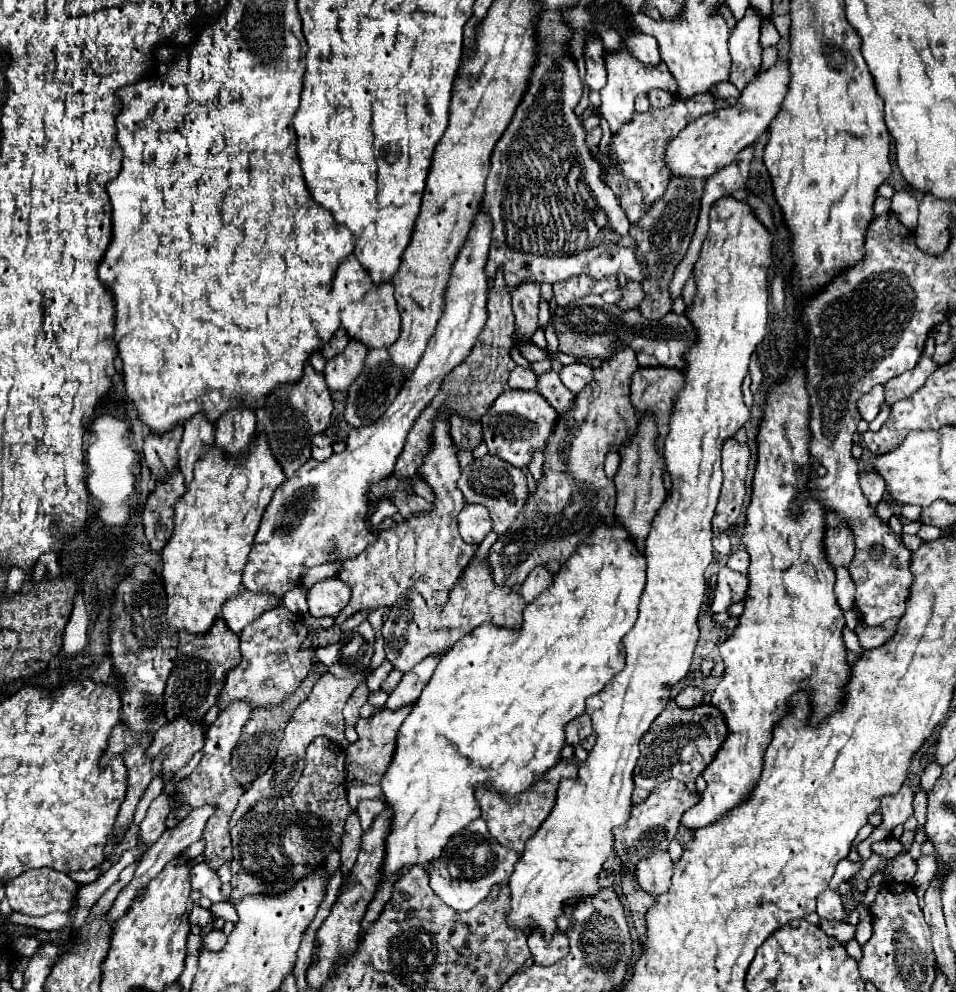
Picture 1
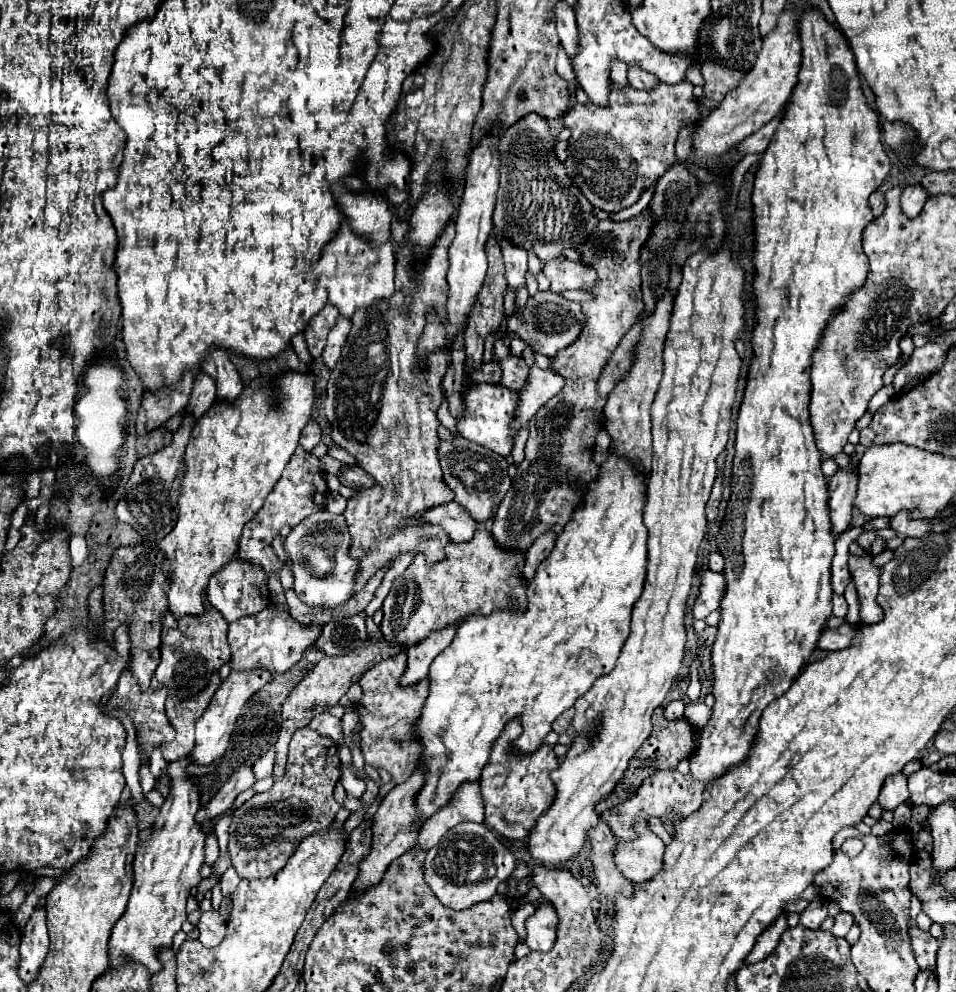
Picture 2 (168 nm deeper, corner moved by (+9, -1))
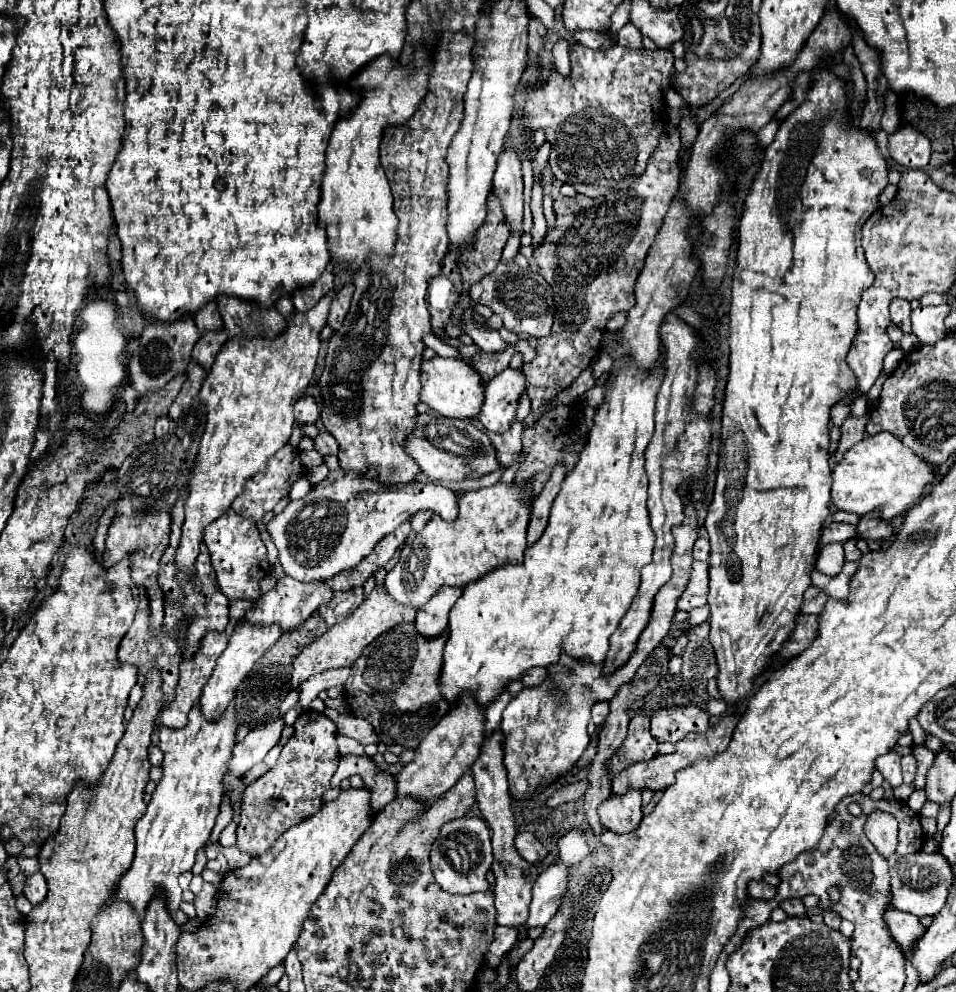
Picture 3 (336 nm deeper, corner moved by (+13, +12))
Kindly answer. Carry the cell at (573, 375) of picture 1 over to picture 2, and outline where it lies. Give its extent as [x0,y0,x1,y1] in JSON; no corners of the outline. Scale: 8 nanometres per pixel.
[514,366,566,426]

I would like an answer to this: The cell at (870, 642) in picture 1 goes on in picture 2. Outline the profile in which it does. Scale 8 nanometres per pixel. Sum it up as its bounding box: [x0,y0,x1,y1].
[818,622,858,652]

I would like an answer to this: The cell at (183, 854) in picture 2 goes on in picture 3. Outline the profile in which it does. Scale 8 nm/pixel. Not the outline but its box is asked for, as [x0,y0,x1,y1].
[116,701,238,917]

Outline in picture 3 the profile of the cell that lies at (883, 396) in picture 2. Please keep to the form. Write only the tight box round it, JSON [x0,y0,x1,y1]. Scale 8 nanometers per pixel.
[884,347,904,375]

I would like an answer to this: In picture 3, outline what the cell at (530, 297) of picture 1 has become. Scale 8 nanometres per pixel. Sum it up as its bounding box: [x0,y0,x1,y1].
[494,149,524,233]

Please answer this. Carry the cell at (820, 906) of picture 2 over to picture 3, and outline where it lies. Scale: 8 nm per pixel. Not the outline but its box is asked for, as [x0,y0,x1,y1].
[780,899,806,917]

